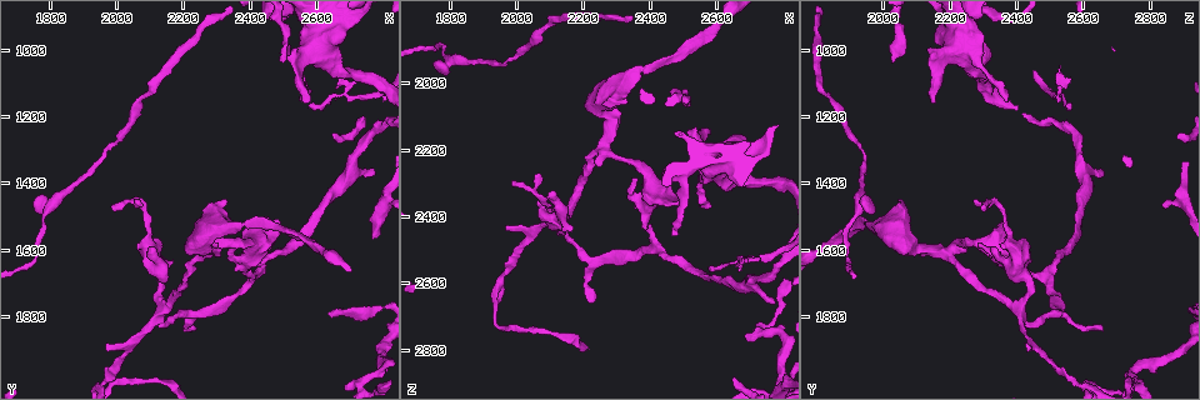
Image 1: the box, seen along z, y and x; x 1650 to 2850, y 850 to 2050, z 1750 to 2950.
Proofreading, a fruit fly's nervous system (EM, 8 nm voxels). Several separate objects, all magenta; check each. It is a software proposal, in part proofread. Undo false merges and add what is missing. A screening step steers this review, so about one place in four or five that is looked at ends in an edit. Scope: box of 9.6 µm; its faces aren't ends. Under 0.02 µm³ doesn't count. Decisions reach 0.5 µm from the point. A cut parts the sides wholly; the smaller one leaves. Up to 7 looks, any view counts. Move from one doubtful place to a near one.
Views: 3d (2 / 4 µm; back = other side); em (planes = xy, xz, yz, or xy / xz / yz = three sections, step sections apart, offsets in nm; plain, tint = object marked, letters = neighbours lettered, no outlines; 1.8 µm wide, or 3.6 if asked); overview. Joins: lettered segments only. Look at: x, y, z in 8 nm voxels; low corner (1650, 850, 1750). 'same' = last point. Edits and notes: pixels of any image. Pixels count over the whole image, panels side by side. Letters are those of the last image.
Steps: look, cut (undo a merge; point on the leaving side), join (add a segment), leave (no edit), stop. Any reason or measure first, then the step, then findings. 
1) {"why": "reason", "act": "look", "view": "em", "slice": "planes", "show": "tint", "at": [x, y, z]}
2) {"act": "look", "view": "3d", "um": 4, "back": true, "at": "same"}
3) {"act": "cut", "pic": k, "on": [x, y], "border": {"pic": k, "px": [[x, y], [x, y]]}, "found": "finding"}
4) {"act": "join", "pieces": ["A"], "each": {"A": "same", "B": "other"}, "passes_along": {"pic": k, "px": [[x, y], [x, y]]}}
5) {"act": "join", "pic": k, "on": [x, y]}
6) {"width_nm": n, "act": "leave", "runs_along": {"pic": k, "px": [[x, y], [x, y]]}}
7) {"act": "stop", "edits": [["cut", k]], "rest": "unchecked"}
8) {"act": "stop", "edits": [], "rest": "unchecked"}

{"why": "an open end", "act": "look", "view": "em", "slice": "planes", "show": "tint", "at": [2480, 1510, 2350]}

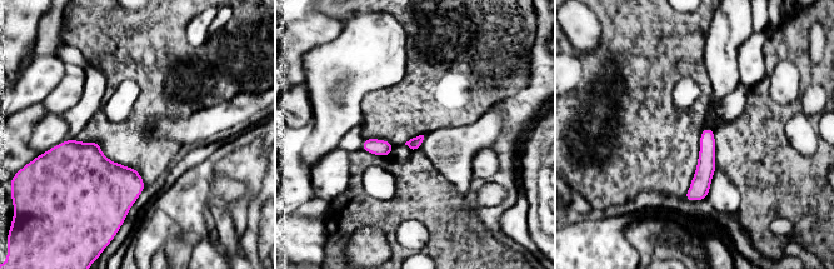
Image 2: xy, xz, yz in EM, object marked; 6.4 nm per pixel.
{"why": "what lies round it", "act": "look", "view": "em", "slice": "planes", "show": "letters", "at": "same"}

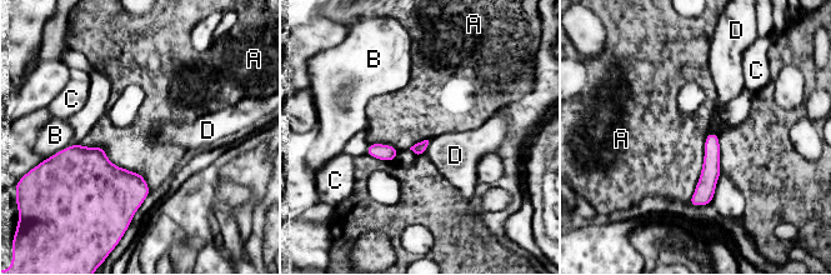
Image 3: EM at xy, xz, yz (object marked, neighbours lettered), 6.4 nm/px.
{"act": "leave", "each": {"A": "other", "B": "other", "C": "other", "D": "other"}, "border": {"pic": 3, "px": [[79, 143], [101, 146], [150, 190]]}, "found": "none of them fits"}

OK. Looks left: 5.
{"why": "long arm stops here", "act": "look", "view": "em", "slice": "planes", "show": "tint", "at": [2230, 1840, 2650]}

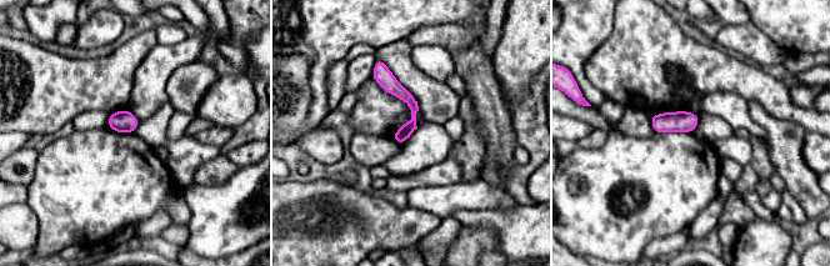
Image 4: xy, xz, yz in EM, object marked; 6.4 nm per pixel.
{"why": "what lies round it", "act": "look", "view": "em", "slice": "planes", "show": "letters", "at": "same"}

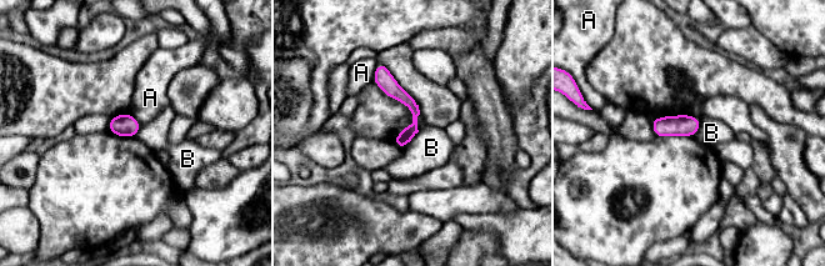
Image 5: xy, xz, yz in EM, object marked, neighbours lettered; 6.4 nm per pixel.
{"act": "leave", "each": {"A": "other", "B": "other"}, "runs_along": {"pic": 5, "px": [[381, 68], [414, 108], [413, 129], [401, 144]]}, "found": "none of them fits"}

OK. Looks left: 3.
{"why": "sharp bend", "act": "look", "view": "3d", "um": 2, "at": [2800, 1970, 2750]}

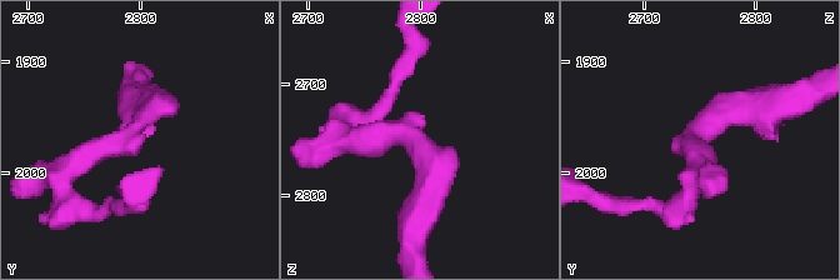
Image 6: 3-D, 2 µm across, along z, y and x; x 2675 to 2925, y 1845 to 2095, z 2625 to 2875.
{"arm_widths_nm": [200, 220], "act": "look", "view": "em", "slice": "xy", "step": 4, "show": "tint", "at": [2794, 1960, 2750]}

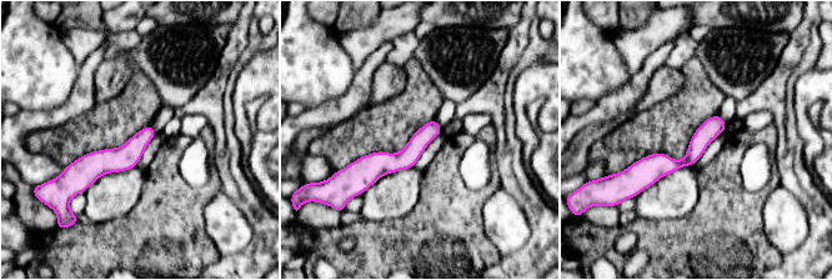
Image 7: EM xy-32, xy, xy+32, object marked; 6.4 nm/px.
{"why": "another direction", "act": "look", "view": "em", "slice": "planes", "show": "letters", "at": "same"}

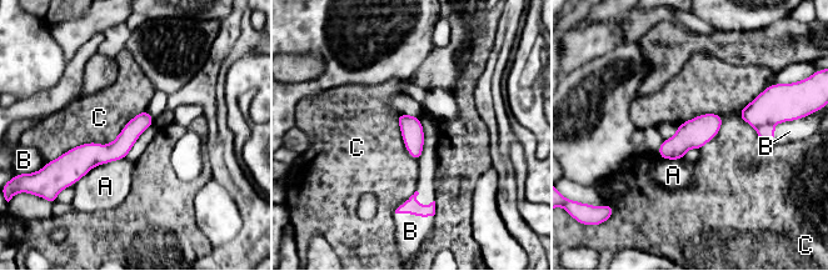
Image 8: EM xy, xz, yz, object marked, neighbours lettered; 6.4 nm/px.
{"act": "leave", "each": {"A": "other", "B": "other", "C": "other"}, "border": {"pic": 8, "px": [[145, 109], [111, 141], [50, 161]]}, "found": "one cell here"}

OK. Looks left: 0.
{"act": "stop", "edits": [], "rest": "unchecked"}

